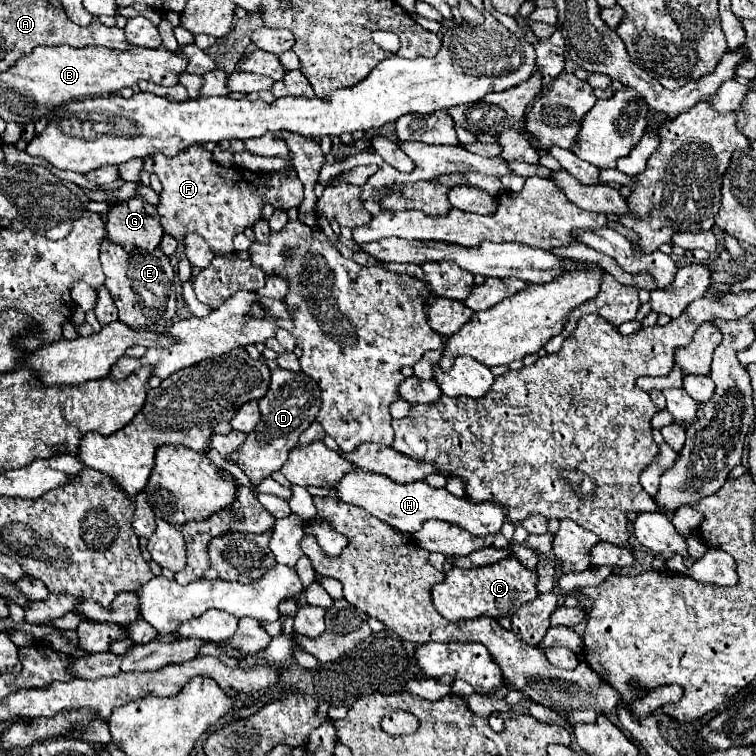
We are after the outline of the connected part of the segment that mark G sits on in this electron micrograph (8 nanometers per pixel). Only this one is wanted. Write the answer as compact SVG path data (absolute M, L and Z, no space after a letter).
M141 197L115 205L107 213L107 235L111 241L121 243L127 251L155 249L163 235L157 207Z

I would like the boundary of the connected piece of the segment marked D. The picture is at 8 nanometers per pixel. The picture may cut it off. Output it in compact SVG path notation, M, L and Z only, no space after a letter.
M275 369L271 371L271 385L263 399L259 399L261 419L257 427L247 433L247 441L239 451L231 455L231 463L235 463L251 481L253 487L257 487L265 477L269 477L273 471L279 471L283 463L287 461L289 451L297 445L299 435L313 423L321 409L321 393L319 385L311 377L307 377L303 371L293 373L287 369Z

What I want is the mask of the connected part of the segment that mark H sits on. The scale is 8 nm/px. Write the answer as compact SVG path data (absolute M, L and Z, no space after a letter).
M353 469L345 473L339 481L339 485L333 487L335 495L343 499L347 505L355 505L365 509L367 513L379 517L381 521L389 523L401 533L413 535L425 521L429 519L441 519L453 525L459 525L461 529L473 533L473 535L497 535L501 531L501 525L505 523L507 511L497 503L469 503L465 497L457 499L447 489L435 489L427 485L425 481L413 481L407 485L399 485L391 481L389 477L375 475L375 473L363 473L359 469Z

